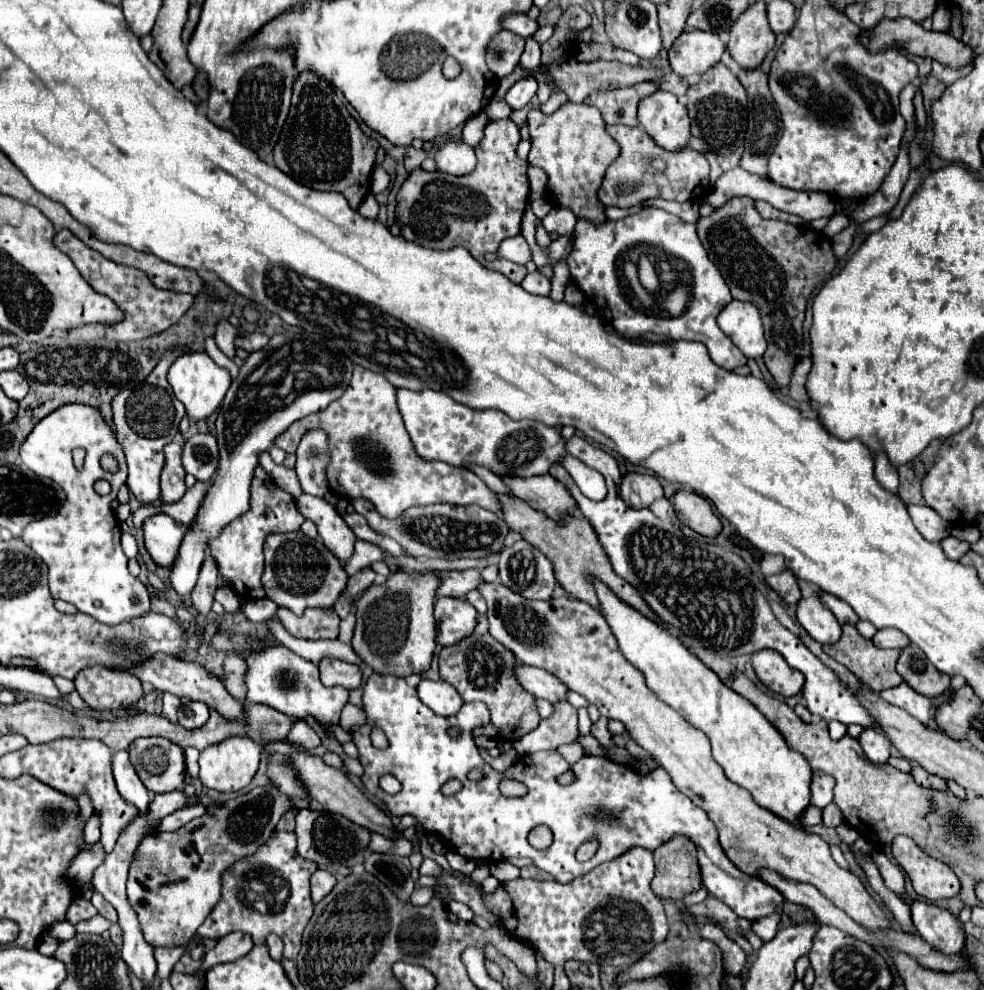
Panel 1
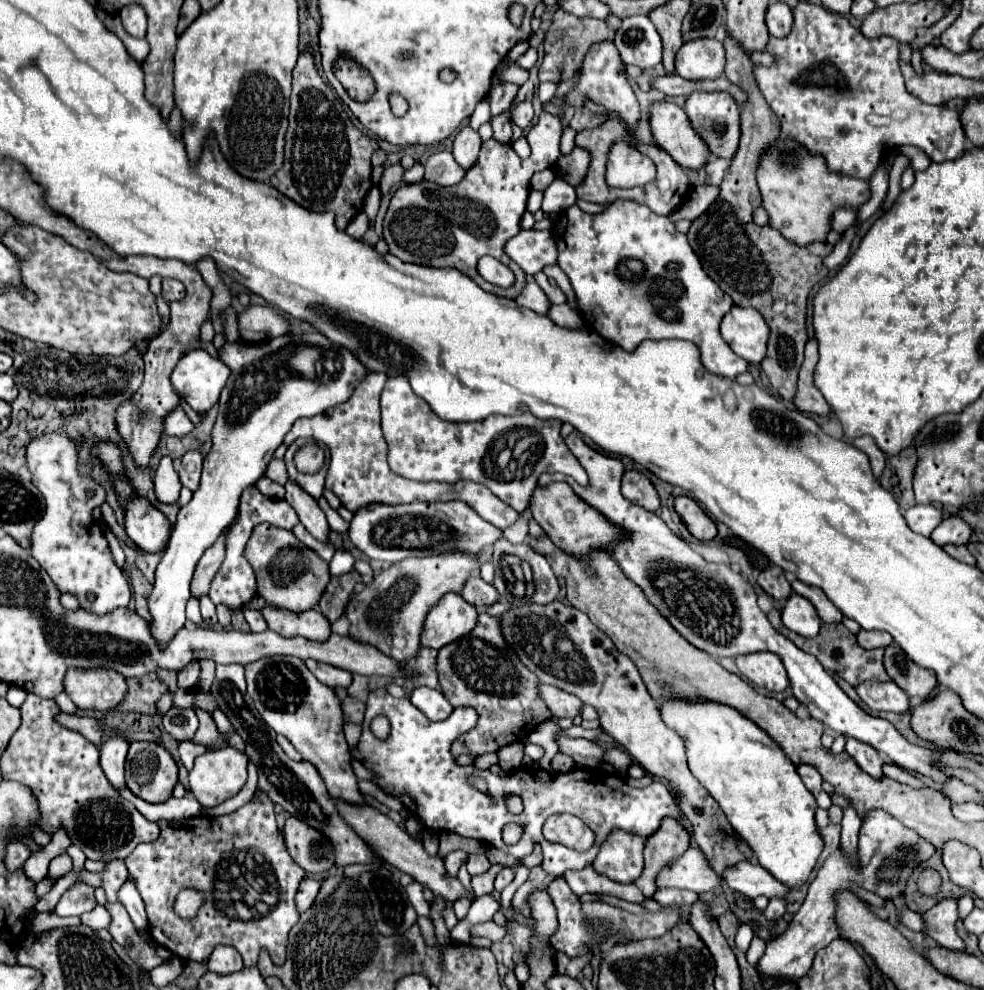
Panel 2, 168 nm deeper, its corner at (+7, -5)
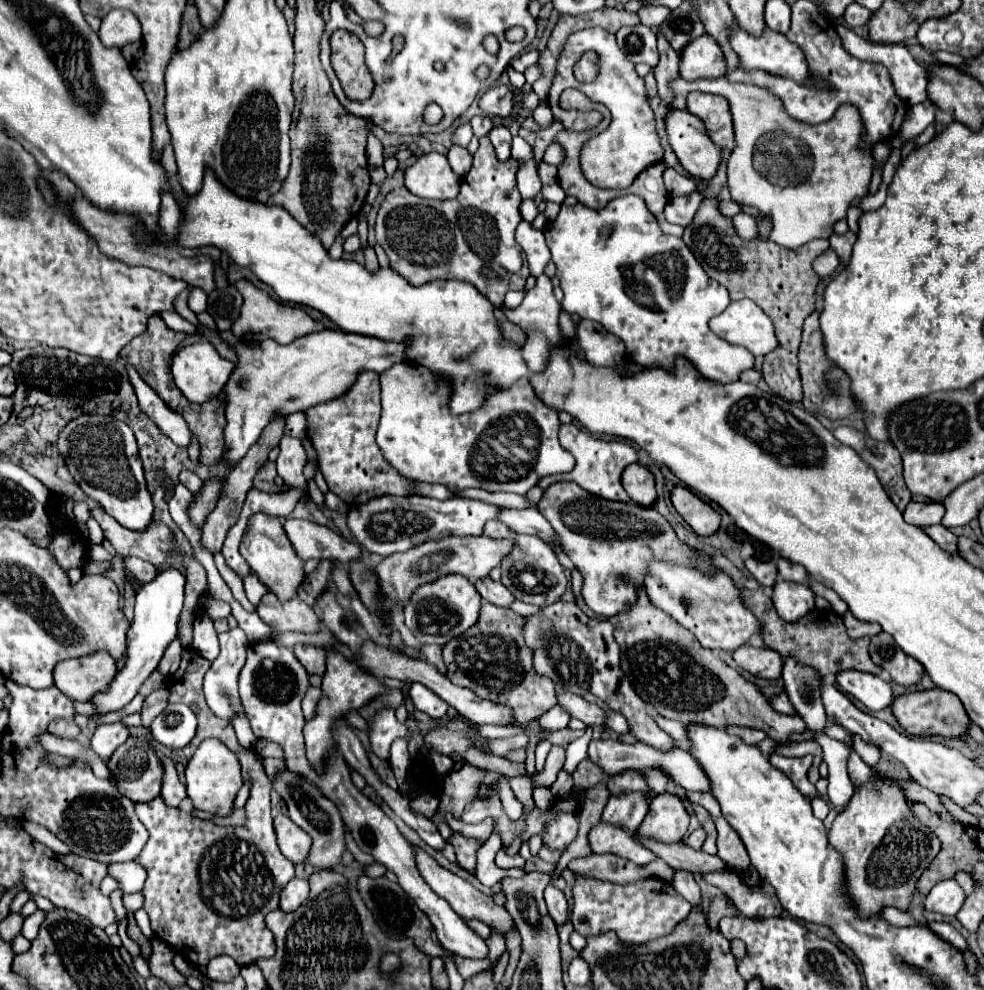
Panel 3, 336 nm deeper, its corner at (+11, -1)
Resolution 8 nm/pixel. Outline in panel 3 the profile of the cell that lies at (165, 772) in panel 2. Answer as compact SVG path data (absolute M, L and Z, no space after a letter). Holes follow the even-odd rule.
M128 738L110 756L108 770L120 794L132 802L146 802L160 796L164 766L146 740Z

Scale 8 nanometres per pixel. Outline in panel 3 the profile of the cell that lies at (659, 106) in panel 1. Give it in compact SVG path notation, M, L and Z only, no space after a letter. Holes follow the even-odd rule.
M668 110L666 132L684 170L698 180L716 176L722 162L722 150L710 140L704 122L688 110Z

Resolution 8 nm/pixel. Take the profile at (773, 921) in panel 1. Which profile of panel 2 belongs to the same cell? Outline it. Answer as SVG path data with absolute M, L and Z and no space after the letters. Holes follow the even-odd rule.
M754 936L752 942L750 942L750 948L748 948L748 952L746 952L746 958L748 958L748 962L750 962L752 966L756 966L758 958L764 954L764 948L766 948L766 942L764 942L762 938Z

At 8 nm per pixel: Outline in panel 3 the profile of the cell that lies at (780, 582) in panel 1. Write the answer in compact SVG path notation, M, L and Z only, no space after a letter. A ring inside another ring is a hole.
M744 558L744 566L762 586L774 586L776 576L778 576L776 562L772 562L772 560L770 562L758 562L754 558Z

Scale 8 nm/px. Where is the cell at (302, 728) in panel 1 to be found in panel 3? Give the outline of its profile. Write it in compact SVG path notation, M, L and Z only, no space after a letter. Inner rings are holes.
M258 740L256 742L256 752L262 758L280 758L280 760L284 760L282 748L276 742L270 742L270 740Z

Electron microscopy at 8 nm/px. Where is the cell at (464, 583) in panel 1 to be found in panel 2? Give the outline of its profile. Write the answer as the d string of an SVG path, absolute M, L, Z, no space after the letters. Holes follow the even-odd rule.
M472 576L472 580L468 580L468 584L464 584L460 596L472 604L474 608L482 610L486 604L494 604L498 598L498 592L492 584L486 584L480 576Z

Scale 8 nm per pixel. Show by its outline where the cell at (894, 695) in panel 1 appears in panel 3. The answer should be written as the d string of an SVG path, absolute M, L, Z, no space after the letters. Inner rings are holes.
M844 670L836 674L836 682L838 686L842 686L844 692L860 700L868 710L882 710L894 700L890 684L874 674L866 674L860 670Z

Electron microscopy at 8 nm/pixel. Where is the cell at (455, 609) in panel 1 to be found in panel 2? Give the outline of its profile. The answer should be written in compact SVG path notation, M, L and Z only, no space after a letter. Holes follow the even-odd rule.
M444 594L440 602L428 612L422 632L422 646L440 650L442 646L460 640L476 626L478 612L466 604L460 594Z

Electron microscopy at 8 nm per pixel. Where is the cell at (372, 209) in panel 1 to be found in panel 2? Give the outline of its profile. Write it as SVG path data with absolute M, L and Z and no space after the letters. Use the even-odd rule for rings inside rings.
M360 212L358 216L354 216L346 228L346 232L352 236L352 238L362 238L364 232L368 230L368 218L364 212Z

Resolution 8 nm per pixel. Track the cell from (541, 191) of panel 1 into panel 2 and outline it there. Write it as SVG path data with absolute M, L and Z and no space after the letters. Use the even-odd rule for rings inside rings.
M552 168L542 170L542 172L536 172L536 174L532 176L532 180L530 180L530 188L532 188L532 190L544 190L554 178L556 178L556 176L554 176L554 170L552 170Z

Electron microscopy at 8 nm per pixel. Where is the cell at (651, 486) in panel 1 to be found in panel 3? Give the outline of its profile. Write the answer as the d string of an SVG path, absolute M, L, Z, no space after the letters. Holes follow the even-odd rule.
M632 464L622 474L622 486L632 498L632 502L640 506L652 506L656 502L654 476L642 464Z

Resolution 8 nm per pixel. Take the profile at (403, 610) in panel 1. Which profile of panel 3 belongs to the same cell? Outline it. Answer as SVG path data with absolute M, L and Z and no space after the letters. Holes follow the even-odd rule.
M484 534L466 536L466 538L448 536L444 540L434 540L434 542L410 548L410 552L396 552L396 554L384 558L376 566L376 574L380 580L380 592L384 594L384 604L388 610L392 610L396 604L408 602L410 594L418 586L432 582L444 574L462 574L462 576L468 576L468 580L486 578L490 574L490 570L500 566L504 556L508 556L508 552L512 550L512 544L514 544L514 540L496 540L496 538L488 538Z

